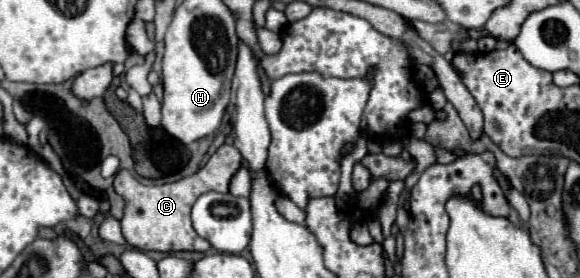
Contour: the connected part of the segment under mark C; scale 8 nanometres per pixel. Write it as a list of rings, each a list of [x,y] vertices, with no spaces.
[[[221,145],[197,173],[187,179],[165,185],[141,185],[131,173],[117,173],[113,177],[115,191],[125,199],[125,211],[121,219],[121,231],[125,241],[139,251],[209,251],[211,245],[199,237],[191,225],[189,213],[199,195],[207,191],[229,191],[229,181],[241,167],[241,153],[233,145]]]

